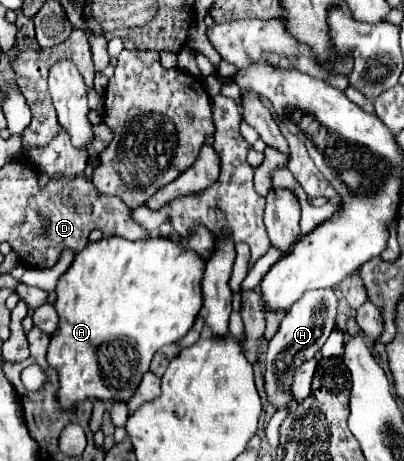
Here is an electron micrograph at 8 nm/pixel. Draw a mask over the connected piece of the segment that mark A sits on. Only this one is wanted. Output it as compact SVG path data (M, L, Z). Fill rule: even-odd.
M159 235L145 241L109 237L89 243L79 251L71 267L57 281L55 309L59 313L59 327L51 335L47 349L47 363L59 375L59 407L67 411L85 399L129 403L141 377L149 371L155 351L163 345L181 341L191 329L201 309L203 271L205 261L195 251Z

